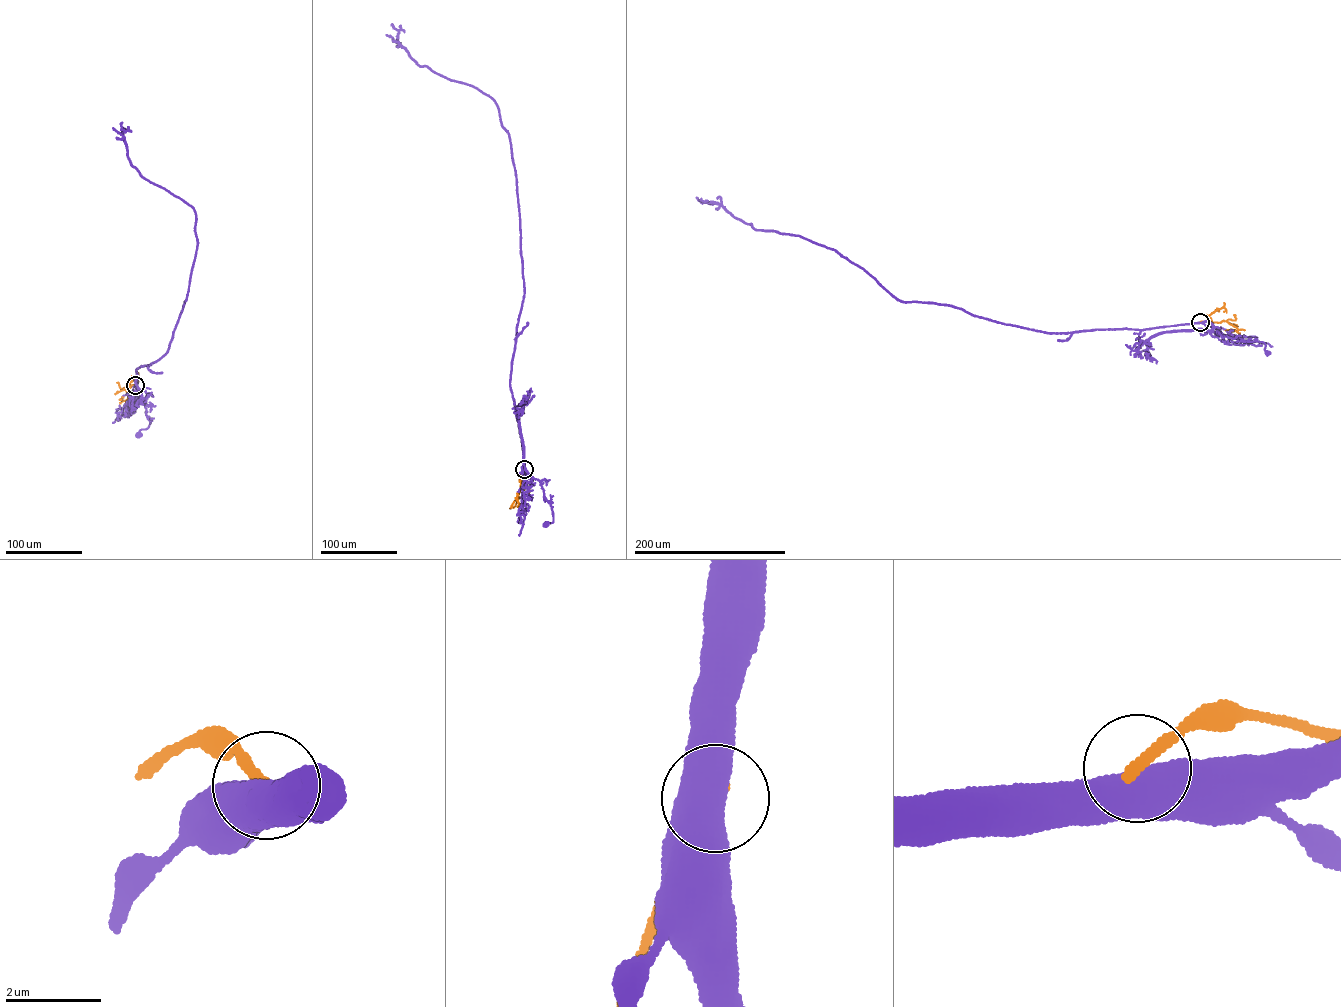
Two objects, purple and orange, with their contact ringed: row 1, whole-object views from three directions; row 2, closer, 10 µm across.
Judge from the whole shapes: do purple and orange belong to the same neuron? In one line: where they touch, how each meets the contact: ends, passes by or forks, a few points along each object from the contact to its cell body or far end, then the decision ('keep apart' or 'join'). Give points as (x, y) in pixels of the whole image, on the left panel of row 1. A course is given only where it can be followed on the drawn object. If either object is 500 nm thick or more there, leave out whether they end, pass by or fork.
place (135, 385); course purple (135, 385), (150, 423), (139, 434); course orange (135, 385), (125, 388), (128, 398), (123, 401), (123, 397); keep apart

